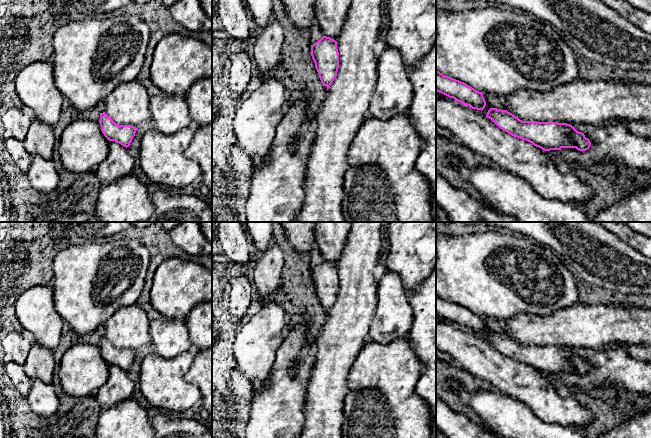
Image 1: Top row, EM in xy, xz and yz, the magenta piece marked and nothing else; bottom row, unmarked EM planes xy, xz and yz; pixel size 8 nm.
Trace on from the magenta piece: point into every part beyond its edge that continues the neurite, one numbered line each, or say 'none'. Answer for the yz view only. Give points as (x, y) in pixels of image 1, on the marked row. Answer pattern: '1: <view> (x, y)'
none

